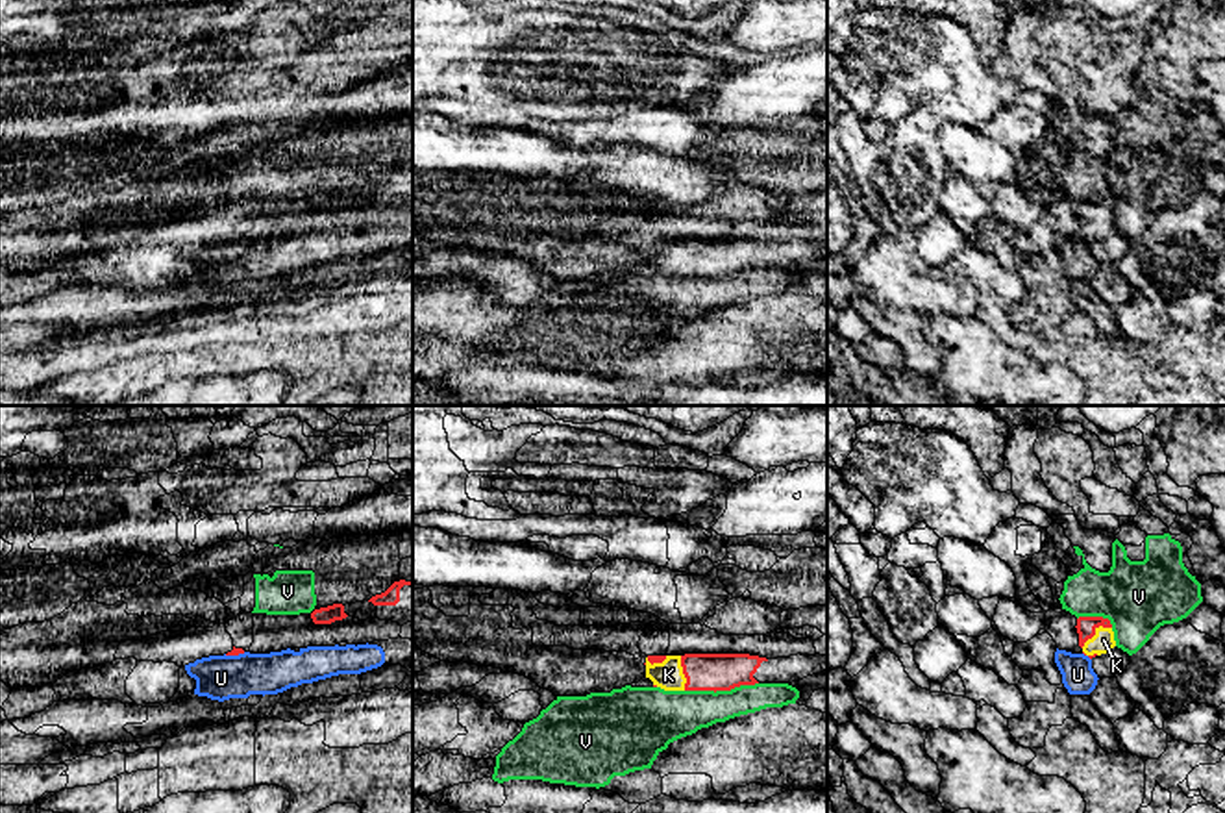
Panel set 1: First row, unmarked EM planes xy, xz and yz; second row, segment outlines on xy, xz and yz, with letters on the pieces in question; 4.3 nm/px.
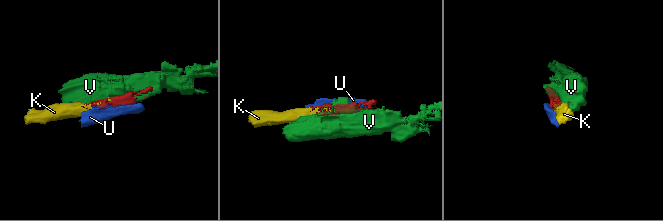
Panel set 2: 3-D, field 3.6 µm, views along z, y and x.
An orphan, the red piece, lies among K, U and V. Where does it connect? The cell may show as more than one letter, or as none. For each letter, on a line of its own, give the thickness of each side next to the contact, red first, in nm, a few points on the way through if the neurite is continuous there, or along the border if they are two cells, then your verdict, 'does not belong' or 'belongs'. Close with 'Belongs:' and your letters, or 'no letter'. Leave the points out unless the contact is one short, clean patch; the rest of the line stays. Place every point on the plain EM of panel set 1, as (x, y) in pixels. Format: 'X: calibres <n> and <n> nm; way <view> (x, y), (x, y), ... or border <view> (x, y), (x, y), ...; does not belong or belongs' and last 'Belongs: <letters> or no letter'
K: calibres 80 and 90 nm; belongs
U: calibres 30 and 190 nm; does not belong
V: calibres 160 and 220 nm; does not belong
Belongs: K

